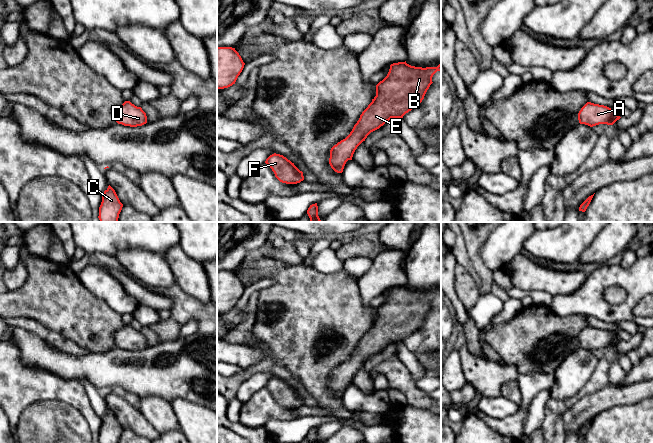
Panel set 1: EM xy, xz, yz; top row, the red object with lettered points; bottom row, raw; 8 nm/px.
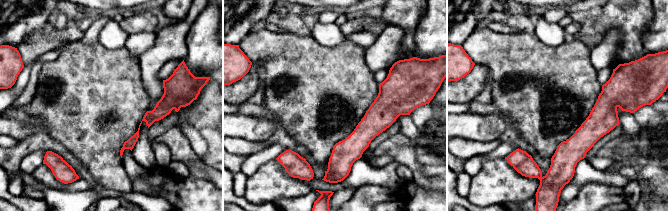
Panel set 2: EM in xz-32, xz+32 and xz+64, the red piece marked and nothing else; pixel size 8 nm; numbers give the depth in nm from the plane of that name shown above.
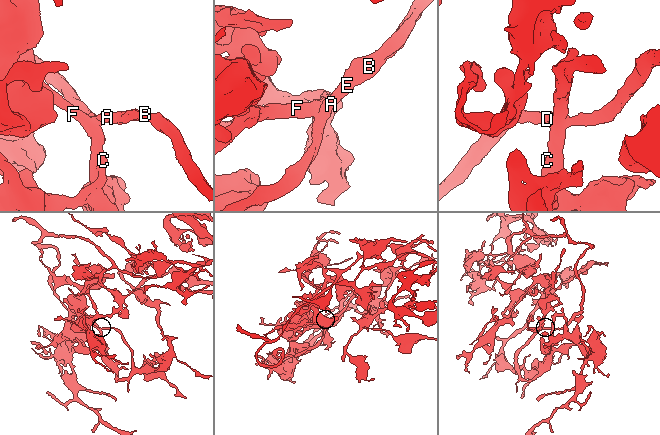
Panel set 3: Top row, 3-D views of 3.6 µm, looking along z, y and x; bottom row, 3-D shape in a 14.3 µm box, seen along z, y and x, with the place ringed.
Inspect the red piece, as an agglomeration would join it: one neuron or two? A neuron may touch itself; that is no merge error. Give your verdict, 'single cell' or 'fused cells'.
single cell

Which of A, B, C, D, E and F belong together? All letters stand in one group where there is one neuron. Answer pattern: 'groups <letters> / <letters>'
groups A B C D E F

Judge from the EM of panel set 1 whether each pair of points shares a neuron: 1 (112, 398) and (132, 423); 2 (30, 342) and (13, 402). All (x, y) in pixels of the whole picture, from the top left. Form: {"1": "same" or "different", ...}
{"1": "same", "2": "different"}

